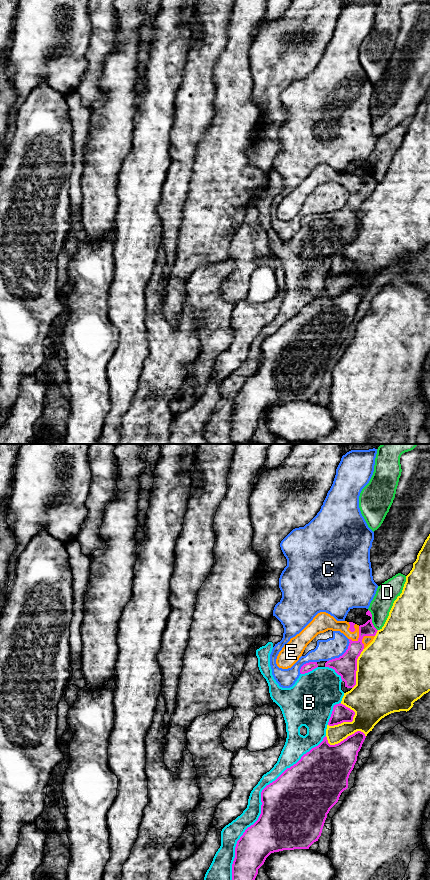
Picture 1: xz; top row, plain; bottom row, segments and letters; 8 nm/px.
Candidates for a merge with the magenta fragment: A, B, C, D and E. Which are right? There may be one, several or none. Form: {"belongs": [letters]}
{"belongs": ["E"]}

